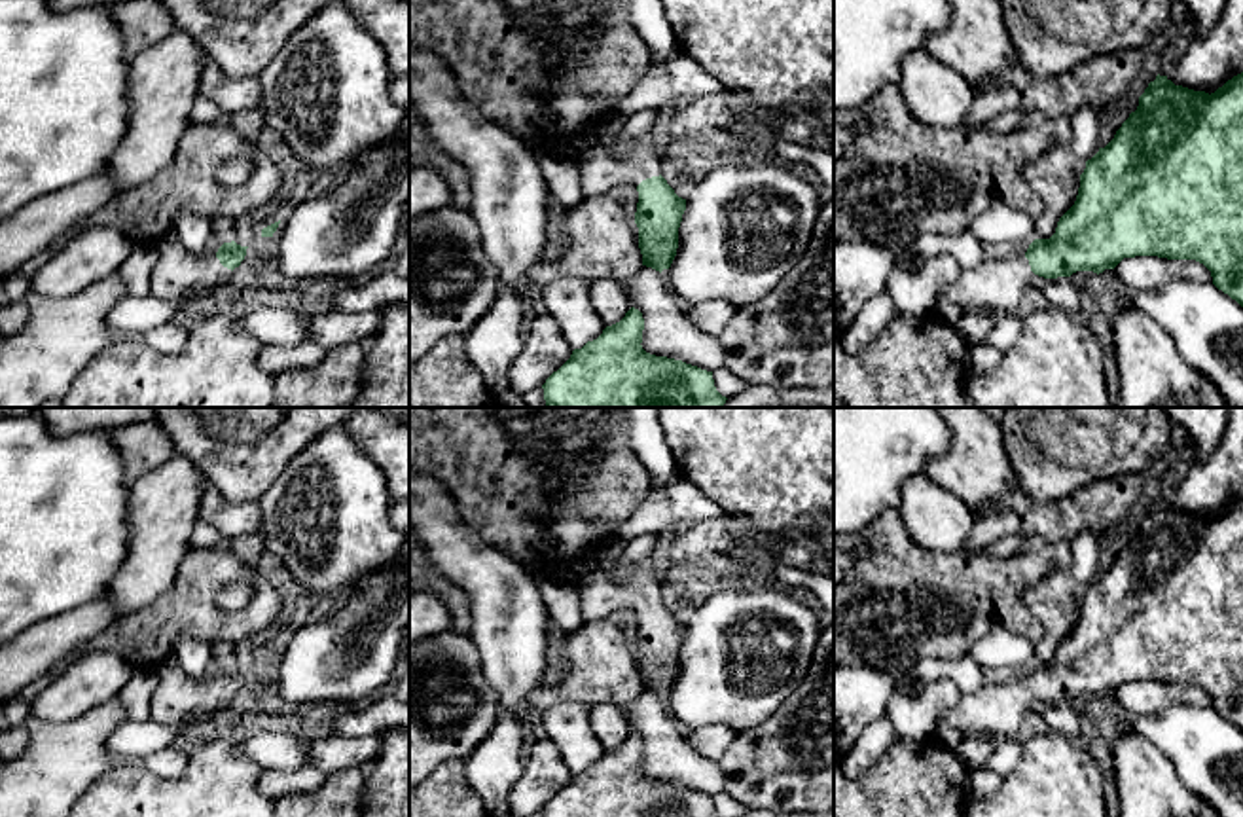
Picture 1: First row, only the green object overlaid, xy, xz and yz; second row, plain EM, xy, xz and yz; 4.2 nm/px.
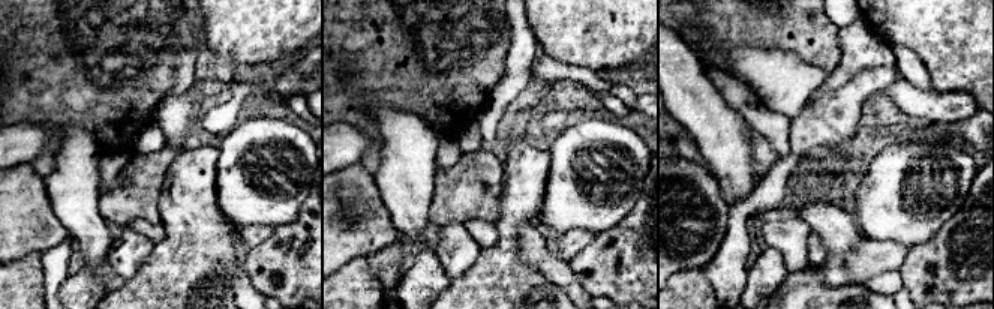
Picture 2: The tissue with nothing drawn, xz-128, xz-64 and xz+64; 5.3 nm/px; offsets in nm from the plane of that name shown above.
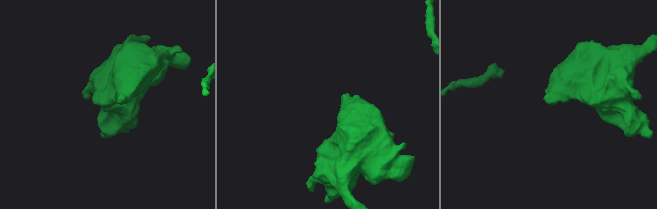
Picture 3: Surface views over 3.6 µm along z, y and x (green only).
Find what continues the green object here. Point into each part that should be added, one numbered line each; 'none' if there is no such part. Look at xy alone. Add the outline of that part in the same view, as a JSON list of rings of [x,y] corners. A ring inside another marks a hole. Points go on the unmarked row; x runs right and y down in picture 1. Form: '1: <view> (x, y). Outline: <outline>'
1: xy (186, 706). Outline: [[[171,658],[157,671],[157,688],[150,701],[150,718],[169,726],[176,735],[212,735],[214,718],[227,709],[231,694],[216,681],[189,679]]]

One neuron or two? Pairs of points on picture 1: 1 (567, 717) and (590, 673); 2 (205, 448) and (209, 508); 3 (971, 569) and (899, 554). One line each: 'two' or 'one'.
1: two
2: two
3: one

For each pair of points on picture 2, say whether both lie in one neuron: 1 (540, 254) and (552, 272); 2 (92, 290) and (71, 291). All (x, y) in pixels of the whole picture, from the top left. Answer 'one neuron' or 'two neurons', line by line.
1: one neuron
2: one neuron

